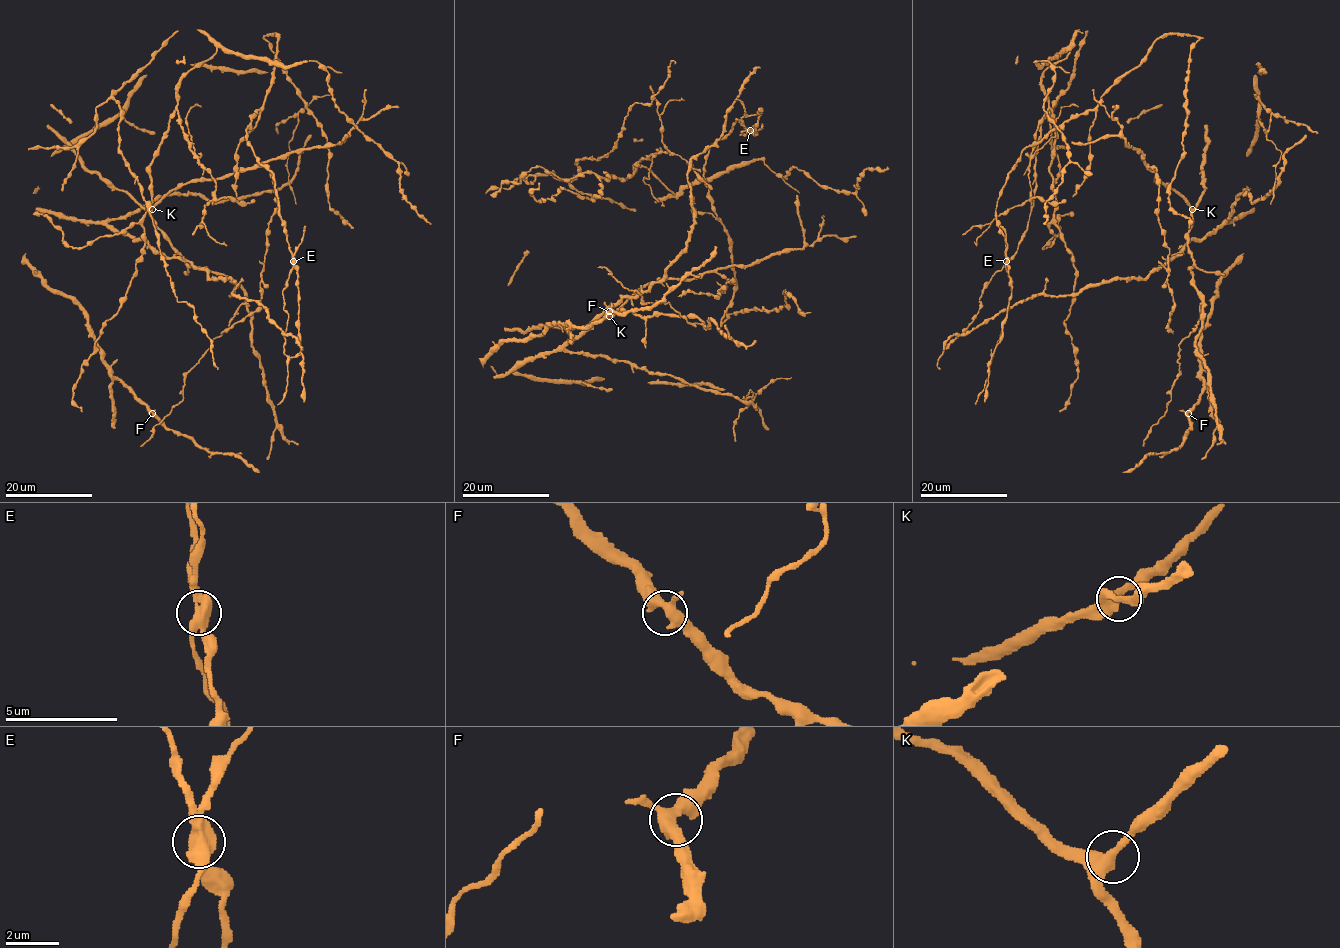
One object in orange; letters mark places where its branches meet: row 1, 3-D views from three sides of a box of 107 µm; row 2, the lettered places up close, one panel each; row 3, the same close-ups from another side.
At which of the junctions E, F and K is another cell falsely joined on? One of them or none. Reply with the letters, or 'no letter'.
E

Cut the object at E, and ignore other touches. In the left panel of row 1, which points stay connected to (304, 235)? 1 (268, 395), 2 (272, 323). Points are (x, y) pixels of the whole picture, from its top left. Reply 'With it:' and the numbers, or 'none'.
With it: none

